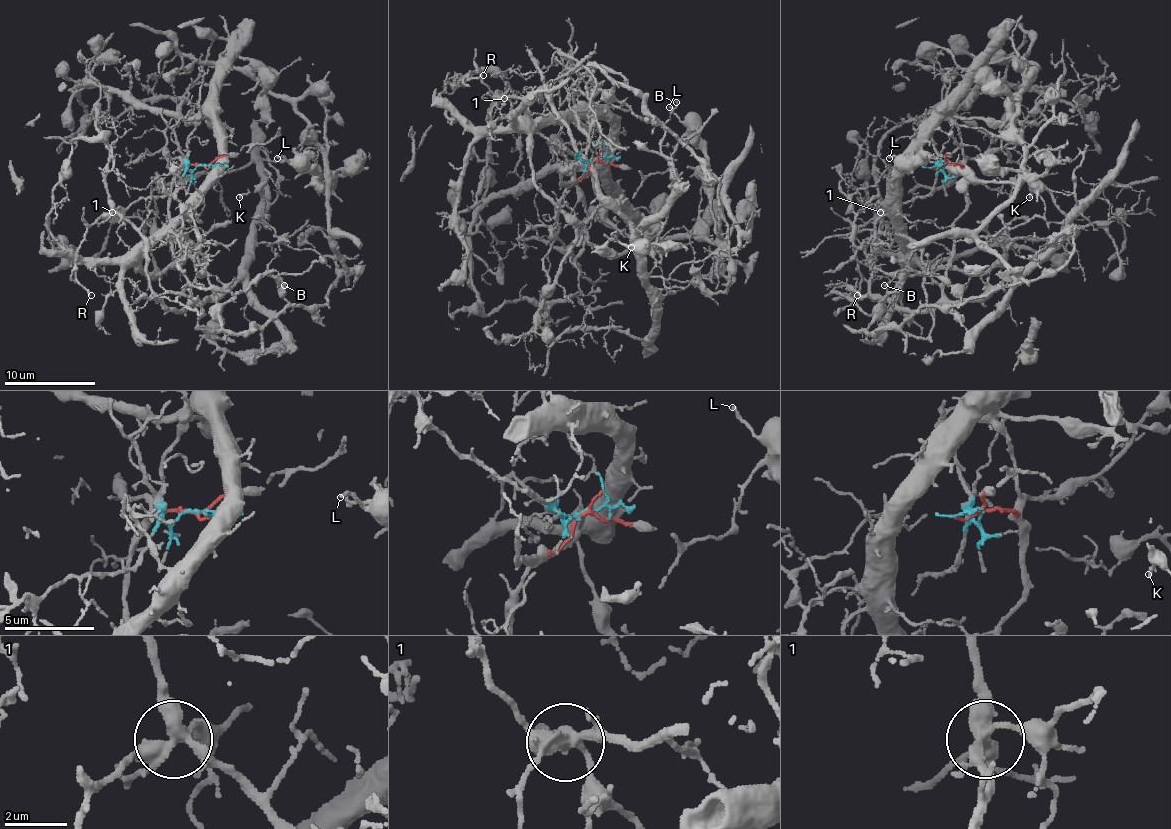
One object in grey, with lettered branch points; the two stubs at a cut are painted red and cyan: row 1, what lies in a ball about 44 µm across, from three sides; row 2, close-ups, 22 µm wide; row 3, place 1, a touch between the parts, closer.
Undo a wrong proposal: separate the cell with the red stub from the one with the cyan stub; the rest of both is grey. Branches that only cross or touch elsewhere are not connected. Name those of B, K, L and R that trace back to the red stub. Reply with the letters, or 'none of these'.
K

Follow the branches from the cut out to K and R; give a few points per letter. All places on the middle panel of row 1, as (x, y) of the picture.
K: (595, 161), (561, 184), (581, 161), (595, 175), (645, 280), (657, 261), (632, 248)
R: (595, 161), (579, 159), (533, 131), (506, 99), (497, 97), (479, 72), (469, 72), (467, 79), (483, 74)

